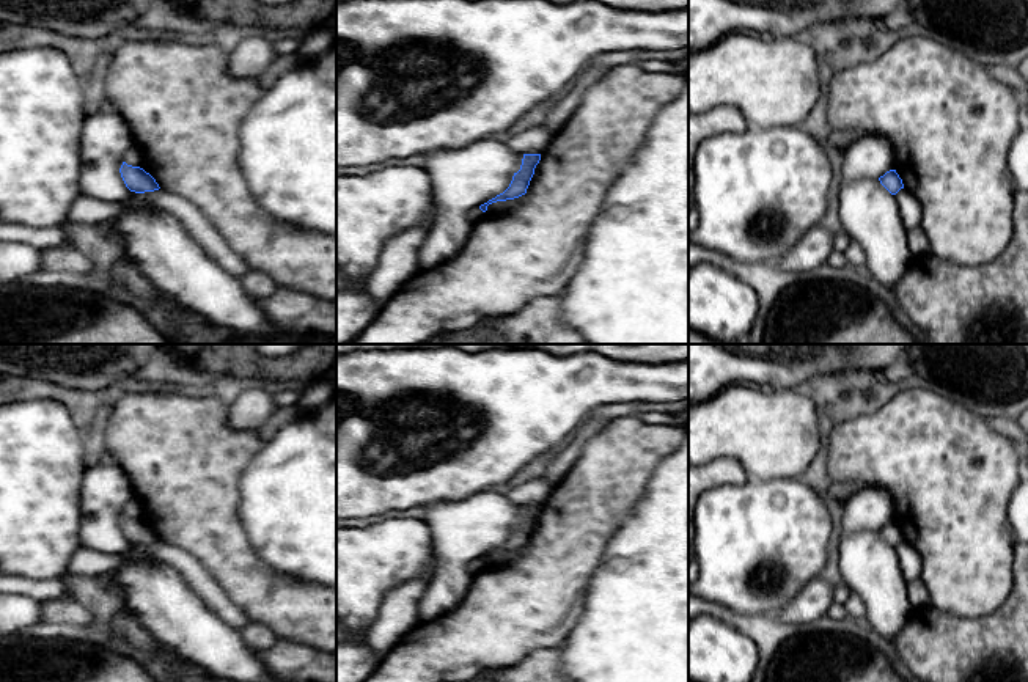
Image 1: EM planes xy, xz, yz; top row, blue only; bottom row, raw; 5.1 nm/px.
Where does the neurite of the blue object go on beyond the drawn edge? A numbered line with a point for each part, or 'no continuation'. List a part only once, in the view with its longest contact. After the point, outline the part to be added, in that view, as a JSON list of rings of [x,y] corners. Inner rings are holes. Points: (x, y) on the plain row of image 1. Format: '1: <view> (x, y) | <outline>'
no continuation

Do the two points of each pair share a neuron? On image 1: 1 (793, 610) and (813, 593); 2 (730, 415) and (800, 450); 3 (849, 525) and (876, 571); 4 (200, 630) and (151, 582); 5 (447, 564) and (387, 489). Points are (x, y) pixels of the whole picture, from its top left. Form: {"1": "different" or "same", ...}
{"1": "same", "2": "same", "3": "different", "4": "same", "5": "different"}

